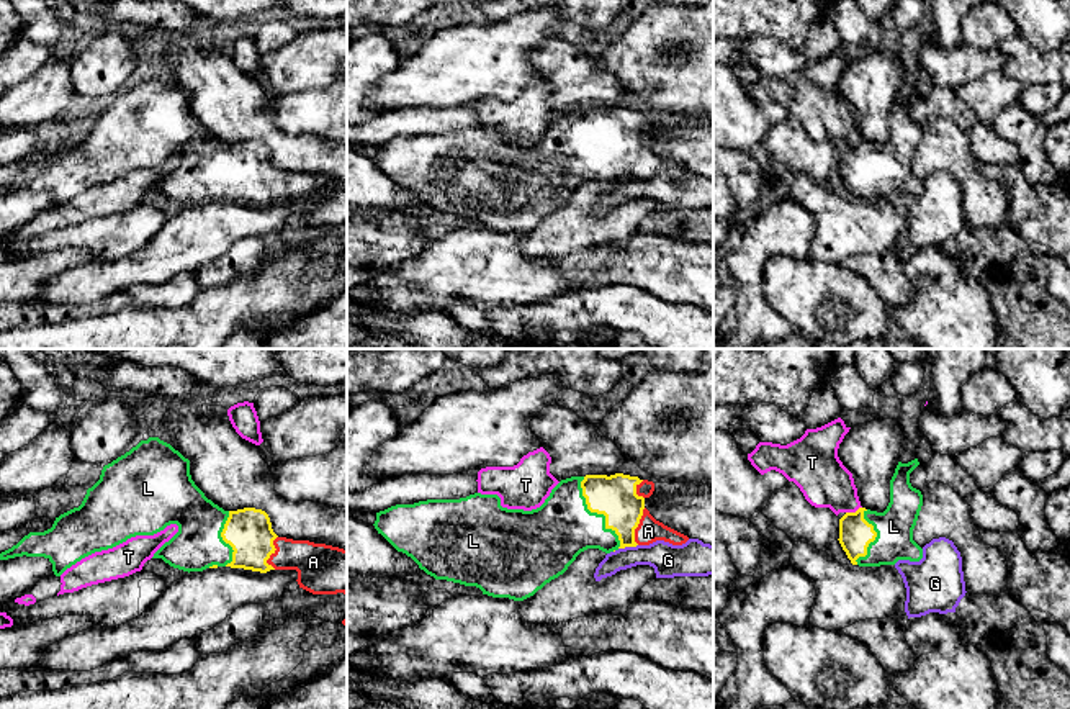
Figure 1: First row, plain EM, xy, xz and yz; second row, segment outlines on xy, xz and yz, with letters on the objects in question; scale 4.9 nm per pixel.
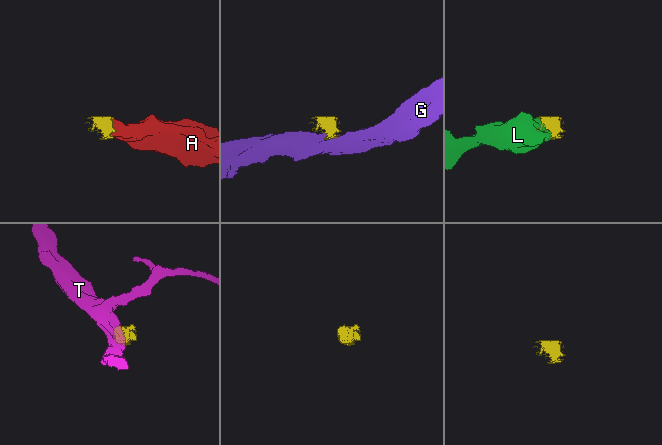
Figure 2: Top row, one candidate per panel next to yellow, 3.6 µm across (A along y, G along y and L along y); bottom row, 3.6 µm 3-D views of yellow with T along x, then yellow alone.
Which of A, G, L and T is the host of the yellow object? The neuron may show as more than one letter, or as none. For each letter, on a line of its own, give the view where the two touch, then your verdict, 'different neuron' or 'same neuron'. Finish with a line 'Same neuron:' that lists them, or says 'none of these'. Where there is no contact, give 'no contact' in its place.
A: contact in xz; same neuron
G: contact in xz; different neuron
L: contact in xz; same neuron
T: contact in yz; different neuron
Same neuron: A, L

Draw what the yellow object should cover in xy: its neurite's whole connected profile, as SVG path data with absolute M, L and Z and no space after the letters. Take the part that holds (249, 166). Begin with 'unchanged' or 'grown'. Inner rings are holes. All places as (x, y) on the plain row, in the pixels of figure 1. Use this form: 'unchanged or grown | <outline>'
grown | M159 70L141 74L124 88L105 98L100 113L87 123L79 141L56 151L51 162L29 165L16 178L0 187L0 193L15 190L44 190L61 210L82 192L113 182L136 169L154 169L177 157L178 165L165 175L152 192L162 192L183 205L231 200L267 206L270 203L296 203L299 221L312 228L347 229L347 183L278 170L265 144L244 141L224 144L195 118L190 93Z

